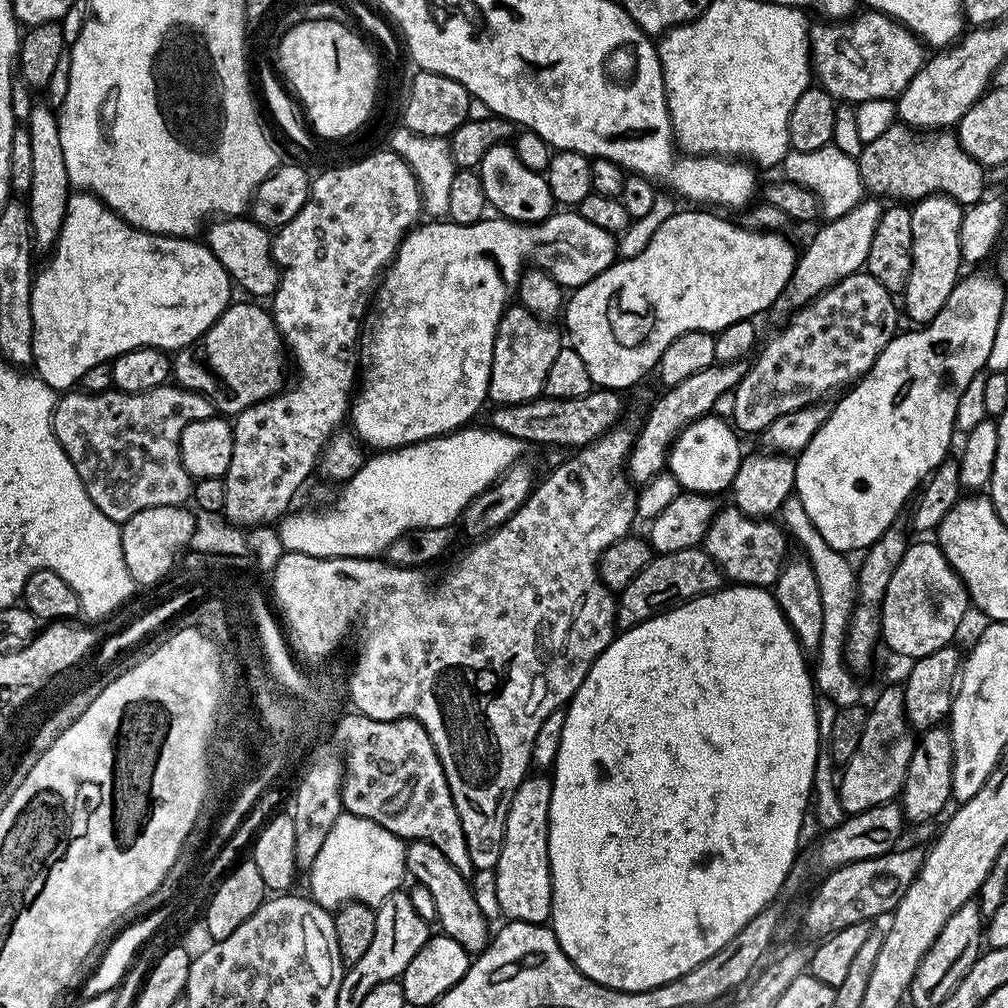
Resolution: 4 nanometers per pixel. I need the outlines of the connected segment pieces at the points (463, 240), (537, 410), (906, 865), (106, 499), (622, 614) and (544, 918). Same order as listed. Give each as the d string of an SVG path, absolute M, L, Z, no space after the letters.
M557 210L537 224L518 224L514 220L503 218L492 219L496 220L485 218L473 224L454 224L451 219L443 218L433 219L431 222L427 222L428 224L424 224L425 222L417 223L416 227L411 229L400 241L400 249L396 252L396 257L379 277L378 287L374 293L374 303L366 317L366 327L363 329L362 343L358 349L360 364L362 365L358 372L358 391L350 404L351 431L355 432L361 443L369 449L395 450L405 448L407 444L432 440L436 436L447 436L449 432L457 431L469 422L475 421L472 419L475 418L476 411L488 400L488 383L490 382L490 370L494 358L494 338L500 325L500 319L513 303L518 292L520 278L524 275L526 265L529 262L542 269L543 272L551 274L560 283L561 288L575 290L581 288L586 282L590 282L590 278L602 274L618 259L617 237L613 233L600 229L599 226L594 226L594 222L586 222L586 218L582 218L579 211L576 210Z
M593 390L582 398L554 398L544 394L521 404L493 407L491 427L502 432L514 442L525 440L528 444L557 444L560 448L575 450L592 444L598 437L621 423L624 400L616 390Z
M903 848L887 852L878 858L844 864L841 868L827 873L804 912L805 930L816 936L815 938L823 938L851 924L868 924L875 916L887 917L895 912L906 890L920 873L920 865L925 858L923 851Z
M172 382L138 394L115 390L105 392L68 390L56 401L52 429L62 450L66 450L70 462L74 462L74 470L78 470L78 478L82 478L86 486L90 502L94 502L94 506L98 506L98 510L102 510L106 518L123 522L134 518L134 514L138 514L138 510L143 508L171 504L184 506L189 503L194 480L188 475L186 466L182 466L180 457L182 430L186 430L190 422L210 418L213 414L212 403L202 394L186 390Z
M703 547L653 555L652 561L616 596L616 627L620 630L637 628L652 616L667 612L686 600L705 596L707 592L718 592L721 587L720 567L712 561L710 554L705 552Z
M536 775L540 776L525 776L508 807L502 854L498 854L494 869L496 904L505 912L508 920L547 925L552 915L552 867L548 861L552 782L547 775Z

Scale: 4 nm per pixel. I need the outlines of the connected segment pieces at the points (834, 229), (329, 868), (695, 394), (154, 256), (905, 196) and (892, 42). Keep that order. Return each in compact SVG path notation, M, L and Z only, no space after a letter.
M865 198L858 206L854 206L854 210L842 214L842 218L821 223L812 241L799 253L796 268L788 279L786 294L776 299L774 312L781 318L787 317L793 310L803 309L805 304L812 303L812 299L822 295L827 288L842 282L842 278L861 271L868 263L870 242L874 239L874 230L884 209L885 205L879 199Z
M341 814L334 822L333 828L326 835L326 840L322 843L322 848L318 851L318 856L314 858L312 867L307 873L308 884L312 887L312 892L310 891L311 899L329 910L335 910L342 904L351 904L353 902L379 906L383 900L395 897L396 887L403 880L406 880L405 847L405 841L390 830L378 826L378 822Z
M743 360L733 364L711 364L706 370L698 370L698 374L682 382L671 385L656 400L656 405L648 412L640 432L635 433L632 441L632 453L628 455L629 477L637 485L643 486L654 479L659 472L665 471L668 462L668 449L676 435L685 424L693 420L700 420L712 412L717 398L727 392L735 390L740 385L741 378L747 374L749 365Z
M73 191L66 218L48 265L35 273L32 282L35 375L50 387L68 390L79 385L92 366L109 363L135 348L179 350L195 344L233 303L234 281L214 258L207 243L187 236L159 236L127 224L91 192Z
M894 123L886 134L864 146L858 159L860 177L873 197L893 196L896 202L915 202L927 196L953 196L962 206L985 199L986 169L960 145L952 130L932 130L925 134L907 124Z
M864 10L851 18L824 18L821 24L813 23L810 28L810 51L812 71L819 87L840 102L859 102L882 98L891 100L918 74L926 59L926 48L920 37L883 12Z

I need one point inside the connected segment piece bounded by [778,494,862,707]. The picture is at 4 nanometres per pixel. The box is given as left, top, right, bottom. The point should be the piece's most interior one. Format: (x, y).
(836, 575)

